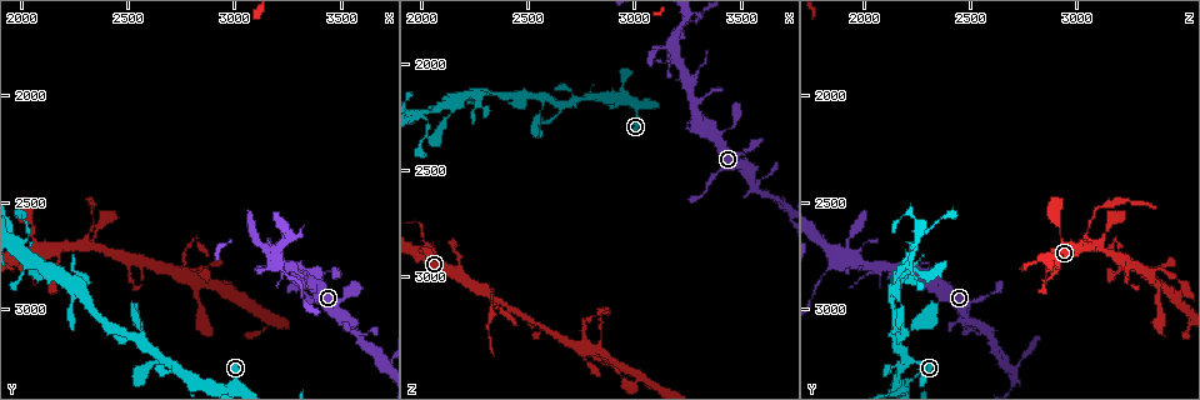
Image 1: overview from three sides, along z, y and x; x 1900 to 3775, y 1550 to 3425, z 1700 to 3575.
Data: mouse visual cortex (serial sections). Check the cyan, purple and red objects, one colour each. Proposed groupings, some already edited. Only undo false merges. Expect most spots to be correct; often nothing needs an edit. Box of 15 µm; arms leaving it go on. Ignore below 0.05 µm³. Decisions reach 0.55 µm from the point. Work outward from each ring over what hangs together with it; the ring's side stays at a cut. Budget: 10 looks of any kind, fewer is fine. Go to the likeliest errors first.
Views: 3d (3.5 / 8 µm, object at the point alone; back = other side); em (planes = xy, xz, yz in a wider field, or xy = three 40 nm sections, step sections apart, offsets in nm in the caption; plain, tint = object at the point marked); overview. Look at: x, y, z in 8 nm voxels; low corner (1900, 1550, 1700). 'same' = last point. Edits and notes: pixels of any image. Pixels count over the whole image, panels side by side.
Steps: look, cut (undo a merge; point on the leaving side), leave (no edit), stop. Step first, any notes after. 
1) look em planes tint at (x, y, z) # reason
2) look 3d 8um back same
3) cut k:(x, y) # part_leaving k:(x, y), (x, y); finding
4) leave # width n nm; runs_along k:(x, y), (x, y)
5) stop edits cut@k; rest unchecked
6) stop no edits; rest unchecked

look em xy step 2 tint at (3170, 2750, 1910) # sharp bend

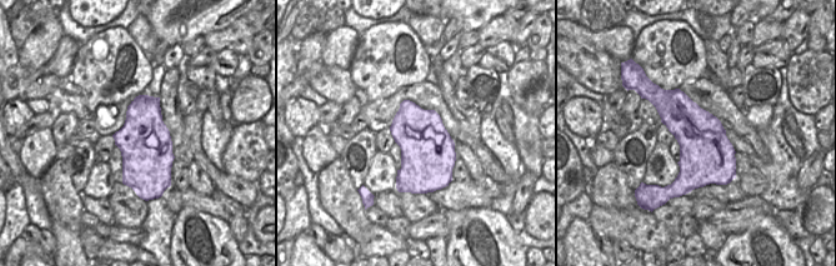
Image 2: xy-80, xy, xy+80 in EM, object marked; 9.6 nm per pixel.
look 3d 3.5um same # see where the arms go

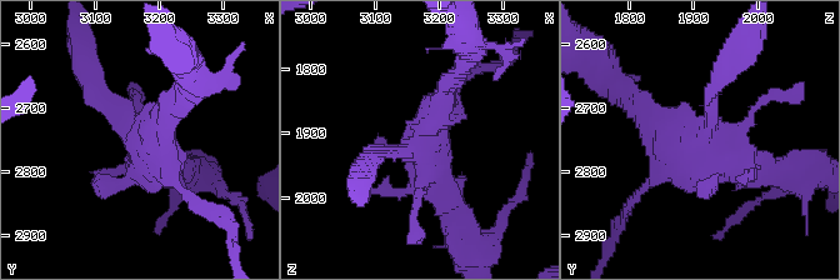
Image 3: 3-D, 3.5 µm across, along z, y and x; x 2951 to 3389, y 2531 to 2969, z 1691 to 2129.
leave # runs_along 3:(778, 173), (675, 156), (644, 115); all the same cell

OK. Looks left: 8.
look 3d 3.5um back at (2840, 2860, 3360) # four arms meet

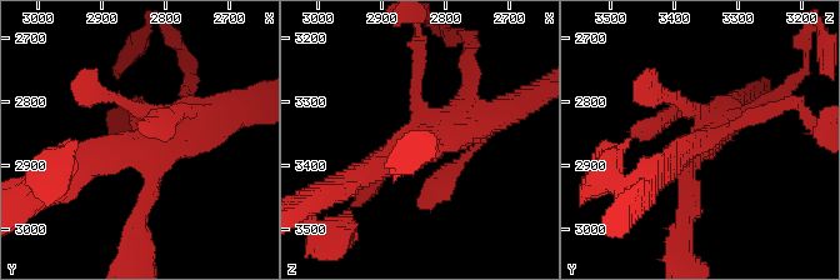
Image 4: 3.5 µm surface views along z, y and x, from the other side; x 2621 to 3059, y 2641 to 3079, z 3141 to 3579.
look em xy step 5 tint at (2830, 2870, 3370)

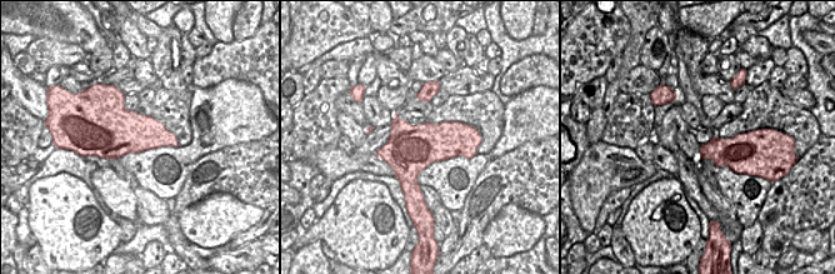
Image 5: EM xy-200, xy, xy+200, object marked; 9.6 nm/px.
leave # runs_along 4:(496, 115), (459, 121), (355, 180); one cell here

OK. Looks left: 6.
look 3d 3.5um back at (3450, 2820, 2310) # sharp bend

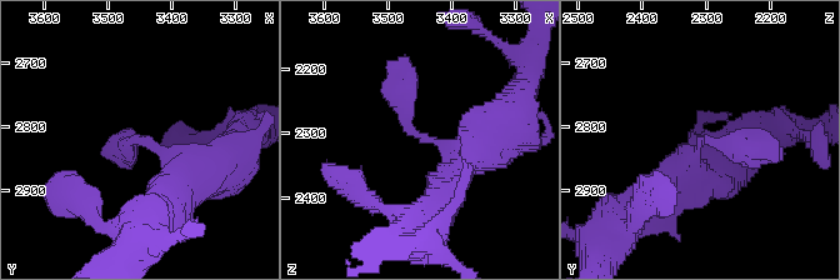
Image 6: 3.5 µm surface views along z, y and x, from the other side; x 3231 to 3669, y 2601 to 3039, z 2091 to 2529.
look em xy step 3 tint at (3460, 2820, 2300) # need the tissue

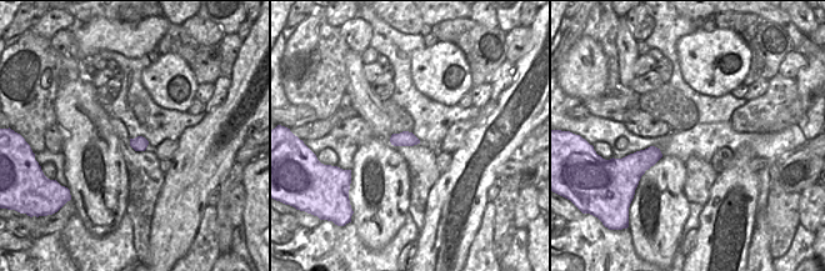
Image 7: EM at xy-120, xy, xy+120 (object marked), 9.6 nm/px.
leave # continuous, no second cell

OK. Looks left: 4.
look 3d 3.5um at (2660, 3240, 2190) # four arms meet

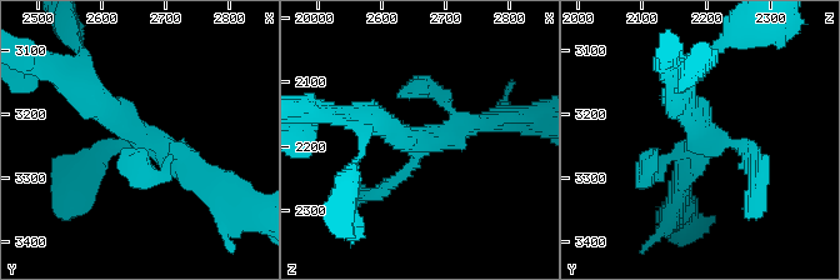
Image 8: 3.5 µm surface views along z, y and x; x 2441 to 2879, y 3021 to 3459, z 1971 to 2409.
look em xy step 5 tint at (2665, 3240, 2195) # shape alone is not enough

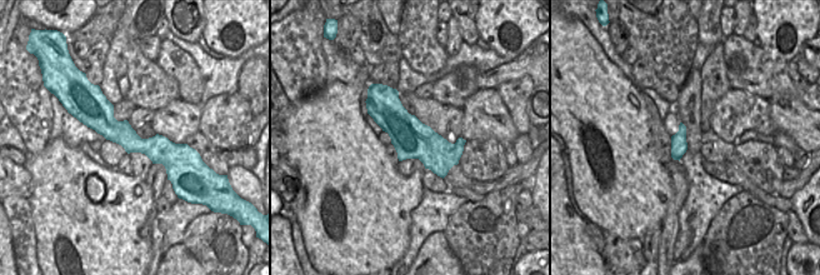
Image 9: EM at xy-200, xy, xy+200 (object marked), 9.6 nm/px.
leave # all the same cell

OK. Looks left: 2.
stop no edits; rest unchecked

